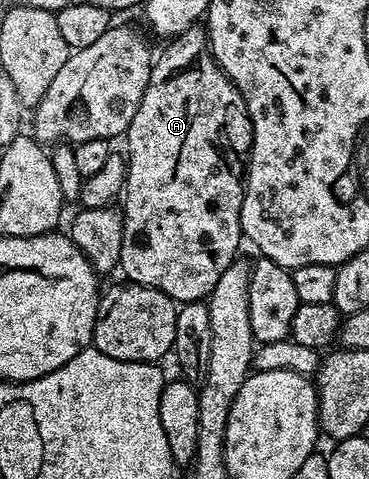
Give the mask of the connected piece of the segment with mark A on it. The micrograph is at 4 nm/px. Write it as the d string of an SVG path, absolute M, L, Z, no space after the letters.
M199 25L192 26L186 32L177 34L167 43L168 46L152 63L150 80L146 92L142 96L142 104L138 104L138 112L134 112L134 120L126 131L128 138L128 150L126 149L126 161L128 164L128 181L122 195L122 213L124 215L124 231L122 232L122 256L119 269L129 283L137 286L153 286L163 294L168 295L173 302L183 304L186 302L199 302L207 299L212 293L214 284L218 284L218 276L226 272L226 268L237 261L236 249L242 243L242 231L240 228L240 209L246 189L245 179L242 177L242 163L246 156L252 153L252 118L248 114L248 106L244 103L244 97L240 95L240 89L224 75L224 70L216 63L216 57L212 54L212 47L208 44L207 33Z

